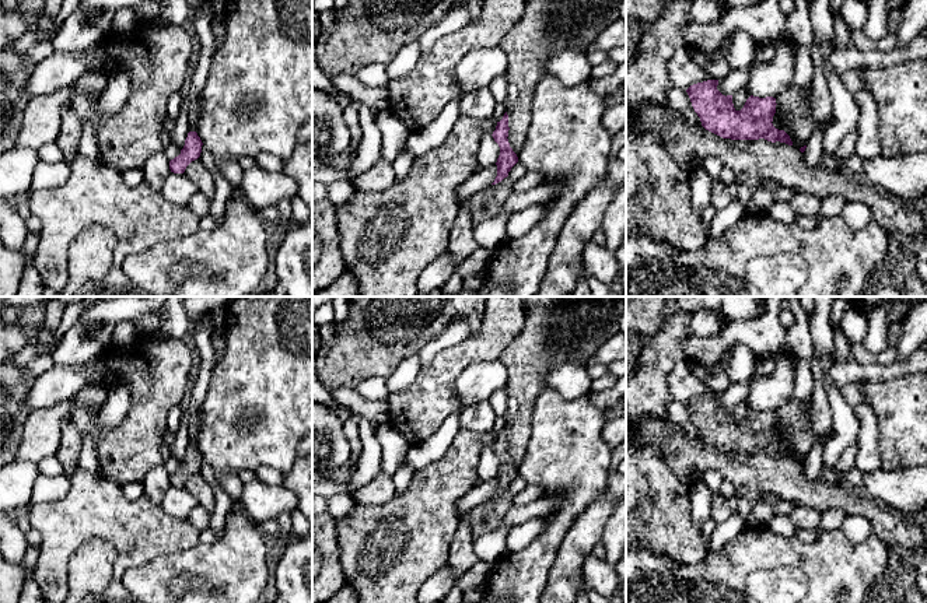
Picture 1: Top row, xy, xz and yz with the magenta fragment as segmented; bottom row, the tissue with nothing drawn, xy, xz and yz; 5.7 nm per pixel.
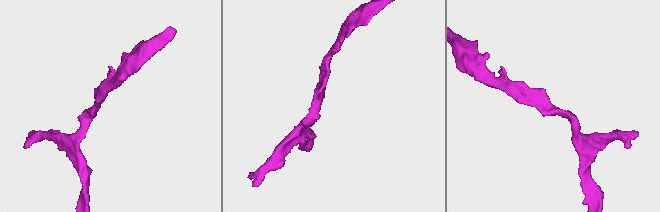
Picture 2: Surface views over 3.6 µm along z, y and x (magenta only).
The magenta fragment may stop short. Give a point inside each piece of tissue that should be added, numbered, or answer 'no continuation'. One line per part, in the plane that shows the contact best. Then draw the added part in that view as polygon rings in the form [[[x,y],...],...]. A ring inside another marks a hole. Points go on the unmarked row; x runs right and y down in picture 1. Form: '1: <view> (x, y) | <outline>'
no continuation

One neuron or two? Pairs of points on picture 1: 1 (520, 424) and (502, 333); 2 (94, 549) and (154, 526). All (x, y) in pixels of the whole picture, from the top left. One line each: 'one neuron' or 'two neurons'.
1: two neurons
2: two neurons

